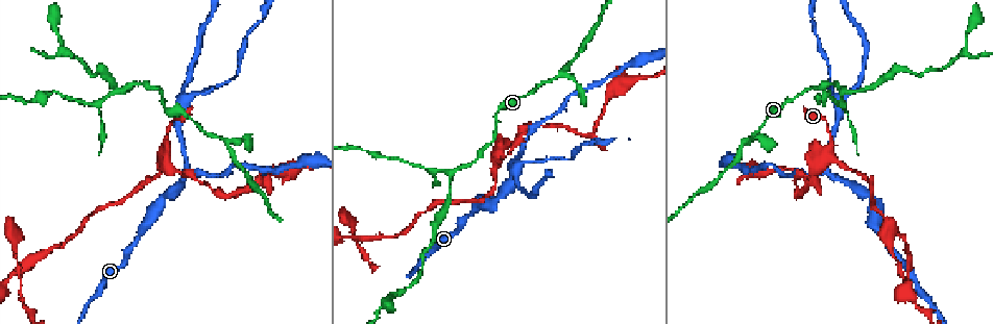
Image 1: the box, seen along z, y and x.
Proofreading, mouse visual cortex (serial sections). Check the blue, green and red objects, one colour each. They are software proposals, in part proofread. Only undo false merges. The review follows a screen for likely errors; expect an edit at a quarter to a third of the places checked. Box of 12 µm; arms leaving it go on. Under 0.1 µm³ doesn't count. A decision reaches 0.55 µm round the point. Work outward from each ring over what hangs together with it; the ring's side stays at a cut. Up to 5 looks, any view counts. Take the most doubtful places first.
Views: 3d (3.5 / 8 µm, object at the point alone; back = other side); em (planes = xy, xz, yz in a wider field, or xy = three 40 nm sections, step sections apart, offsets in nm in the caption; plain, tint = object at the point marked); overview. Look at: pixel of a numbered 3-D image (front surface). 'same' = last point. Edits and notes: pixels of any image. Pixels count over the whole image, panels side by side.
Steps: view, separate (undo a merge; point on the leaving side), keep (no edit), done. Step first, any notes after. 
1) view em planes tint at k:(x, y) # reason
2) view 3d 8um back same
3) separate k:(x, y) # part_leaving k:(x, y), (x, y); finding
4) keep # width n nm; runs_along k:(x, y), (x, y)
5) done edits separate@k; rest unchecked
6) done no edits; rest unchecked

view em xy step 1 tint at 1:(518, 169) # three-way junction

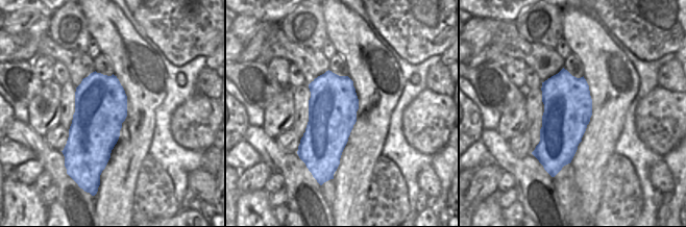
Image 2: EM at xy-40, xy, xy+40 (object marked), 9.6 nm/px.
view 3d 3.5um same # wider look

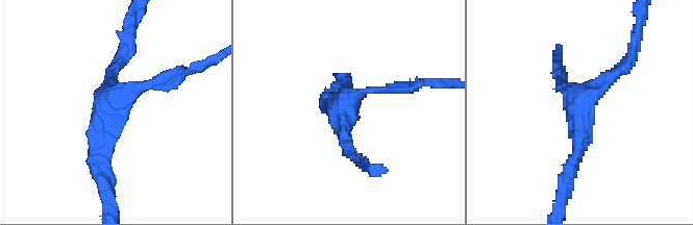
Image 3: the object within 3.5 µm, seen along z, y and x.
keep # width 480 nm; runs_along 3:(570, 175), (580, 107), (628, 59); all the same cell

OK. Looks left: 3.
view 3d 3.5um back at 1:(117, 90) # branch point

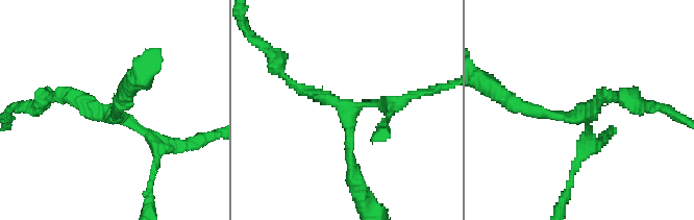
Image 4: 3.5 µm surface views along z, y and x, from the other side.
view em xy step 2 tint at 4:(345, 112) # arms 3; arm_widths 200, 200, 200 nm

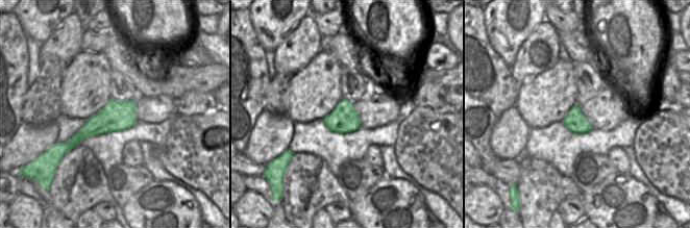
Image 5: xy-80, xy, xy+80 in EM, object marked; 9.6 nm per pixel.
view em planes tint same

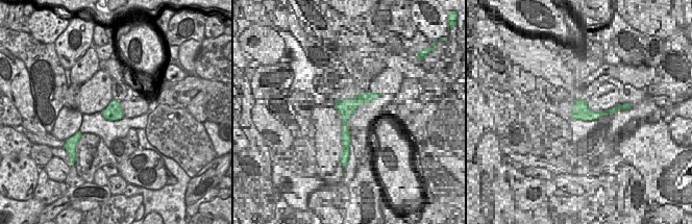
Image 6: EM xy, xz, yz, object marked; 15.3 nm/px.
keep # width 280 nm; runs_along 4:(290, 81), (350, 114), (353, 178); one cell here

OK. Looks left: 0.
done no edits; rest unchecked

